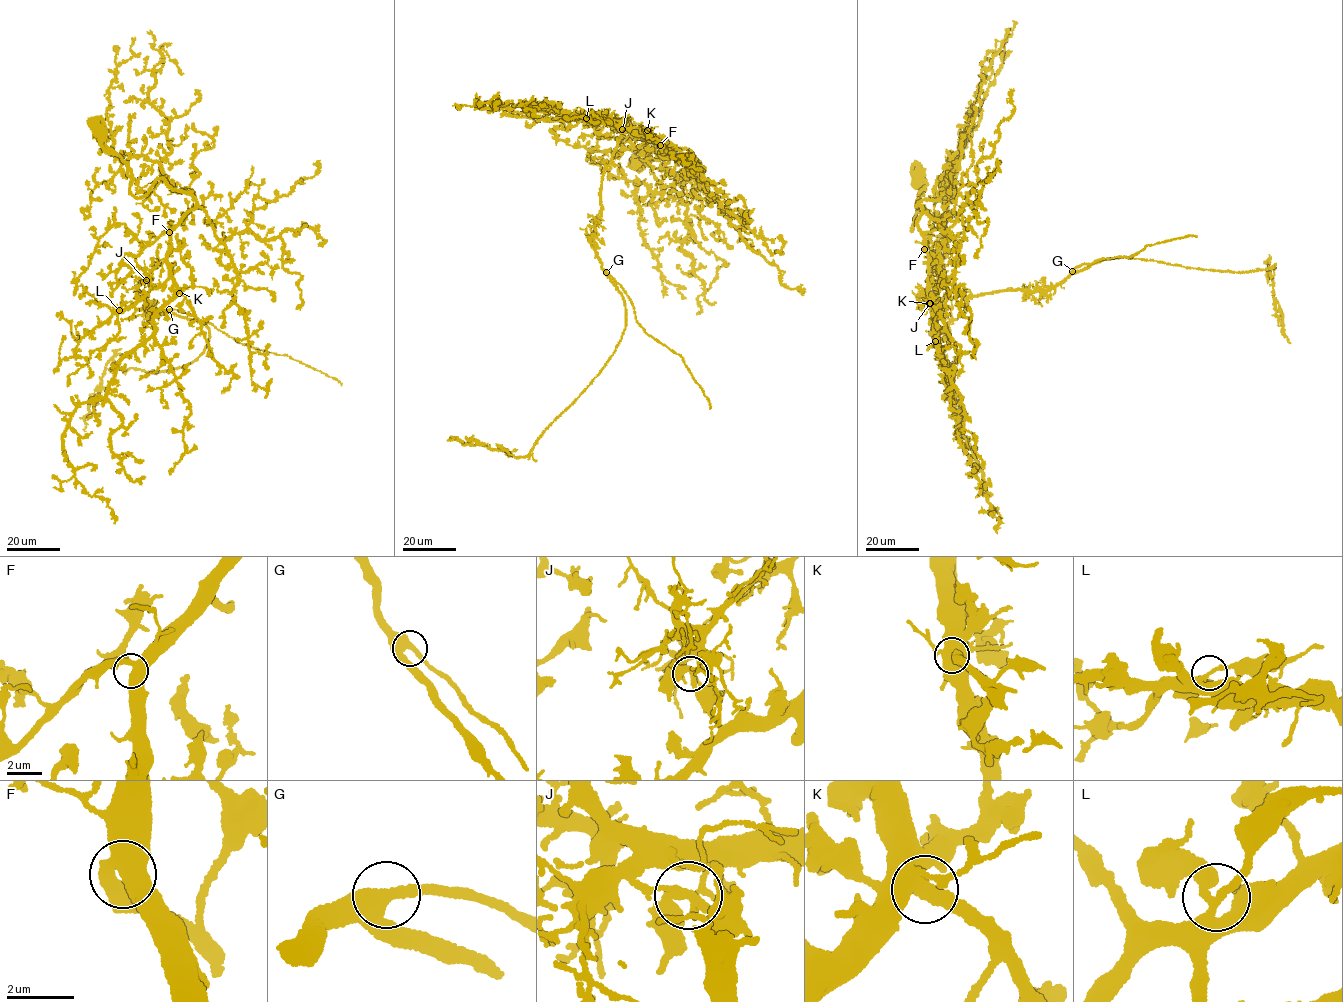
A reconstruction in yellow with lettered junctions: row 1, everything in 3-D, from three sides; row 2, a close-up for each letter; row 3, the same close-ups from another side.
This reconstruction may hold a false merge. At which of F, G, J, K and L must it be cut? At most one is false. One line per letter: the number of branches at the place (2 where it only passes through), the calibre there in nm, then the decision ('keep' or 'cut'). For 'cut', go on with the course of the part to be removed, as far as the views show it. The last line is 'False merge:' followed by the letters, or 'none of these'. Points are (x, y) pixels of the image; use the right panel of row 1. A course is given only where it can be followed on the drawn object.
F: 3 | 460 nm | keep
G: 3 | 360 nm | keep
J: 3 | 240 nm | cut | (930, 302), (1043, 290), (1102, 260), (1124, 257), (1222, 272), (1275, 268), (1273, 275), (1268, 272), (1290, 342)
K: 3 | 480 nm | keep
L: 3 | 200 nm | keep
False merge: J

